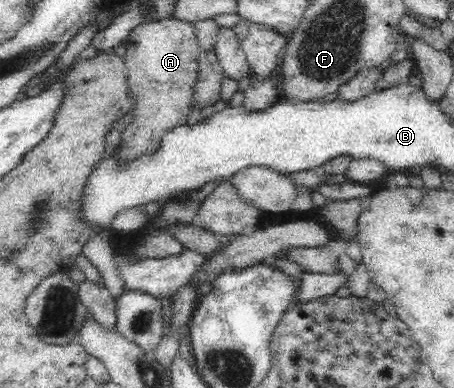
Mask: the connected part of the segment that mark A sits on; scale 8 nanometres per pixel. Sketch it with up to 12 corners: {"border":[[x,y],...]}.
{"border":[[192,22],[127,37],[133,120],[119,159],[150,155],[184,125],[199,78]]}

